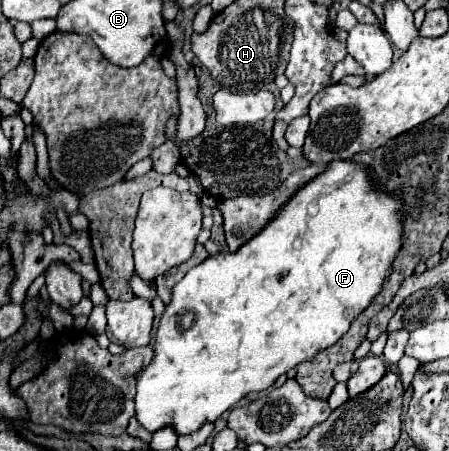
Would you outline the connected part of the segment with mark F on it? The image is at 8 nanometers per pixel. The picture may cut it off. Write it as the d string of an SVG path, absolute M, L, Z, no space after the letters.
M332 160L326 164L326 170L300 186L274 214L274 218L264 226L262 232L258 232L254 238L250 238L244 246L240 246L234 254L220 254L210 256L202 264L194 266L172 290L172 302L166 306L166 312L156 328L156 348L152 364L140 374L138 378L138 392L136 392L136 418L138 422L150 430L156 432L158 428L172 424L178 434L190 434L198 430L206 420L216 420L224 410L232 408L240 398L244 398L248 392L262 392L270 388L278 376L286 374L288 370L296 368L302 362L312 360L322 350L330 348L336 340L340 340L348 326L370 306L370 302L376 298L376 294L382 292L384 284L388 282L388 276L392 274L392 262L402 246L402 234L404 234L404 200L400 194L390 192L382 188L380 182L374 180L374 174L368 166L362 162L350 162L350 160Z

